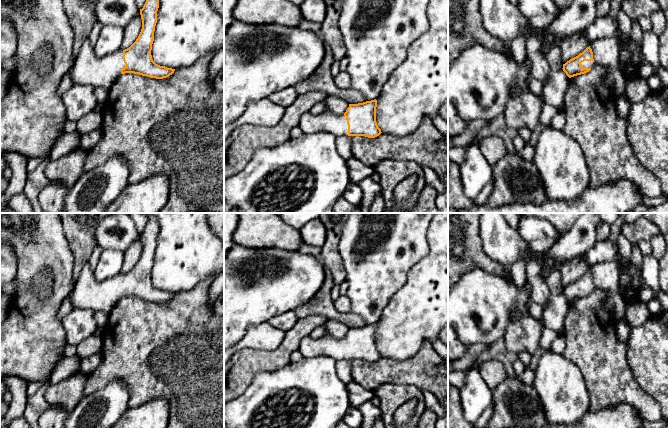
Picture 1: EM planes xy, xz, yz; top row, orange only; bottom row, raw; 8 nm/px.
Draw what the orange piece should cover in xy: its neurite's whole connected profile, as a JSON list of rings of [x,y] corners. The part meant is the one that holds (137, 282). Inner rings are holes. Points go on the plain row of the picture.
[[[151,213],[144,214],[147,215],[149,220],[143,232],[140,233],[142,253],[136,265],[125,274],[119,273],[109,279],[99,282],[94,278],[94,271],[90,264],[88,262],[84,264],[73,291],[69,295],[73,308],[102,311],[109,314],[121,298],[134,297],[150,302],[163,303],[174,297],[175,293],[160,290],[152,283],[151,274],[157,247],[159,224]]]

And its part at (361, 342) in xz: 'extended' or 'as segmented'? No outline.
extended

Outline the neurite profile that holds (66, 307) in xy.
[[[70,293],[65,297],[65,299],[63,300],[63,302],[61,304],[61,307],[59,308],[59,310],[57,312],[57,318],[60,321],[73,310],[73,306],[70,301],[69,295],[70,295]]]

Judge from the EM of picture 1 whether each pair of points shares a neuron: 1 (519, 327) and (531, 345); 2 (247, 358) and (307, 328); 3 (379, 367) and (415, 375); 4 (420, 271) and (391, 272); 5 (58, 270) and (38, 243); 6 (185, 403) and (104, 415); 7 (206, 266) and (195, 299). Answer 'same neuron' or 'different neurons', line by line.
1: same neuron
2: same neuron
3: same neuron
4: different neurons
5: same neuron
6: different neurons
7: different neurons

